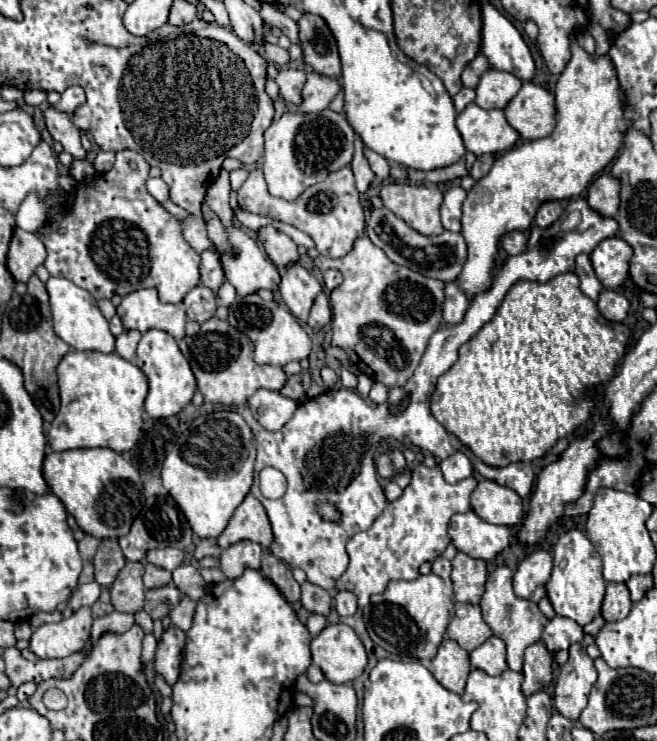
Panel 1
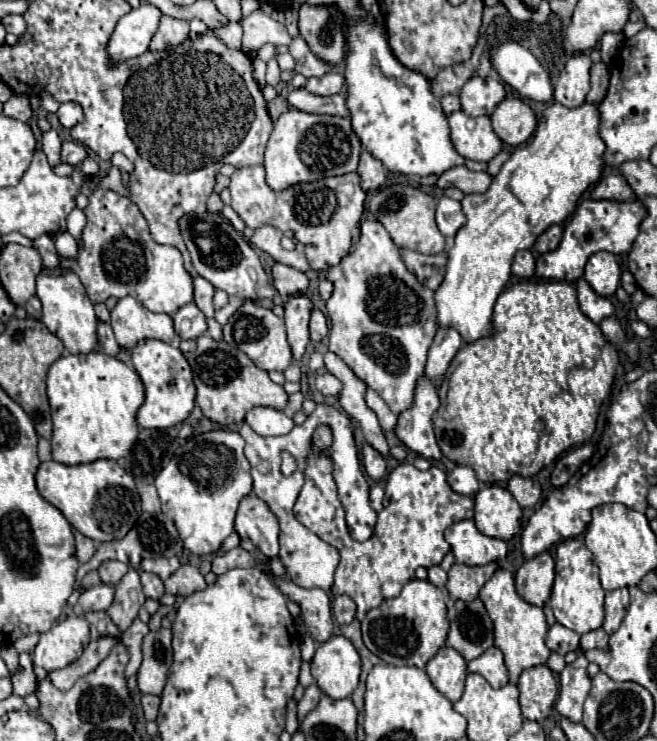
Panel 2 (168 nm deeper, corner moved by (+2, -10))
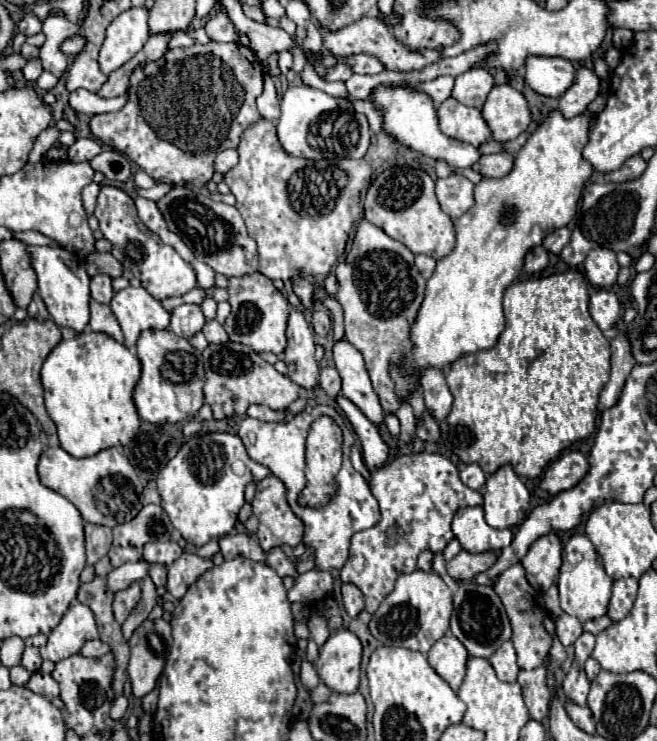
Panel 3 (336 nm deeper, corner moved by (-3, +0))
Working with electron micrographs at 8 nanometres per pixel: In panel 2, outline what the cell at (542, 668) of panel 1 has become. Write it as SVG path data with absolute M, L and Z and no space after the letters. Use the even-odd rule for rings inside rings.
M546 664L524 670L518 680L518 690L522 716L542 724L544 718L552 712L558 694L558 684L552 670Z

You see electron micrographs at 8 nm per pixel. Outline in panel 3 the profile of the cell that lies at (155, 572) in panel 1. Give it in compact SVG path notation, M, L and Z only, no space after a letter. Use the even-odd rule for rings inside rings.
M151 564L149 566L149 576L155 582L155 586L165 586L167 584L167 566Z

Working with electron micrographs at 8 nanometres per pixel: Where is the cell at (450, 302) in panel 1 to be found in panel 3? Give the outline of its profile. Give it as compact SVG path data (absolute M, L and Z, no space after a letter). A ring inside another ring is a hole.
M425 368L423 378L421 378L421 390L425 398L425 406L435 414L435 418L441 422L445 420L447 412L451 410L453 396L447 388L445 382L445 372L443 368Z

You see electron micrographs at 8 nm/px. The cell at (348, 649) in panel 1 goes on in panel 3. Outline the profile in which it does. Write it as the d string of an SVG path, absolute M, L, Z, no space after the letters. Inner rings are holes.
M347 628L333 632L319 650L315 670L333 692L339 694L357 692L361 674L359 638Z

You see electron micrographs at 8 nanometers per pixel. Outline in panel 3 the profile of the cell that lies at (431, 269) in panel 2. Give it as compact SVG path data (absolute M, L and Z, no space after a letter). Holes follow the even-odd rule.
M417 254L415 256L415 266L419 268L419 272L425 276L425 278L431 278L431 274L435 272L435 258L427 256L427 254Z

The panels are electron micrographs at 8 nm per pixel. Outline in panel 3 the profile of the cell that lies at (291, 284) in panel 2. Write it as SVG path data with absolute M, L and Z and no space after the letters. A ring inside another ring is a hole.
M297 276L297 278L293 280L293 292L299 296L299 300L301 300L301 304L303 304L305 308L311 306L311 302L313 302L313 284L311 284L307 278Z

